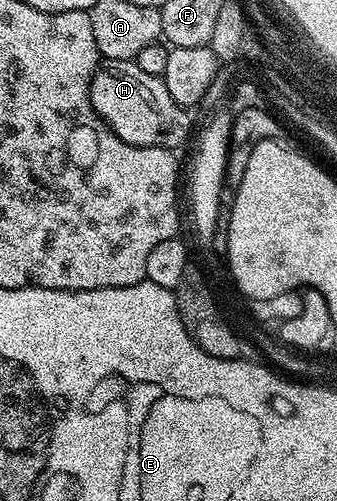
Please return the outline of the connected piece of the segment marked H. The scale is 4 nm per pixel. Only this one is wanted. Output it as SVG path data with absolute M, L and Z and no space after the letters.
M134 60L100 61L91 78L91 103L118 138L134 146L160 146L174 151L191 134L191 118L173 100L158 74L143 71Z

